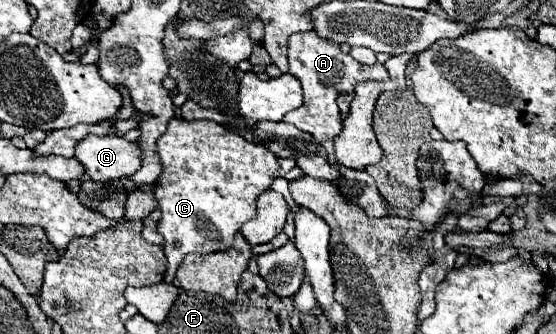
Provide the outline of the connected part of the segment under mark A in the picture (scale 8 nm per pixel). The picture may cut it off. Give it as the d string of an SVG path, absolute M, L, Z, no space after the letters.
M307 31L307 33L295 33L289 37L289 73L301 81L303 93L305 93L305 105L299 107L297 111L287 113L283 121L295 125L301 131L311 133L315 141L327 149L329 161L337 165L333 155L333 137L341 133L341 113L335 99L341 93L353 93L355 85L361 81L387 79L389 77L387 69L381 63L361 65L349 53L343 53L337 43L329 43L327 39L317 37L315 31Z

